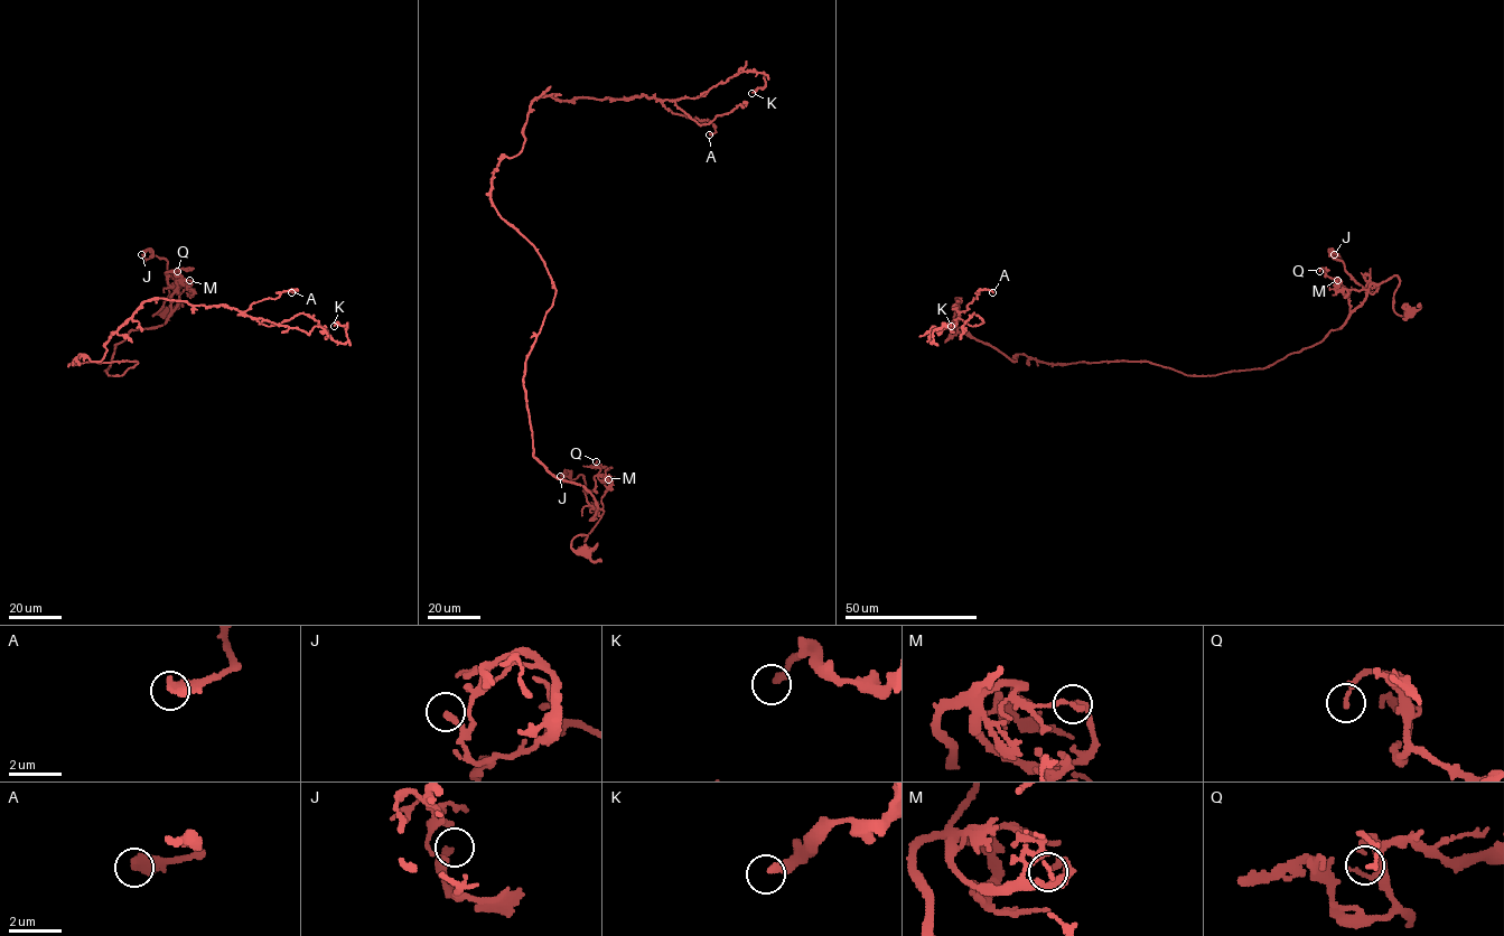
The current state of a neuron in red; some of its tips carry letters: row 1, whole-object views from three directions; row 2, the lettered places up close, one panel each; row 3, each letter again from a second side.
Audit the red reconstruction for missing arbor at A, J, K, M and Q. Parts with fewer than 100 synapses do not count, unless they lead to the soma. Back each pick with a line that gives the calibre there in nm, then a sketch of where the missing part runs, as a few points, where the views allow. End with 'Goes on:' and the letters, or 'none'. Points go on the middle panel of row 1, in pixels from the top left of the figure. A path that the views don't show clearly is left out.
Goes on: none

